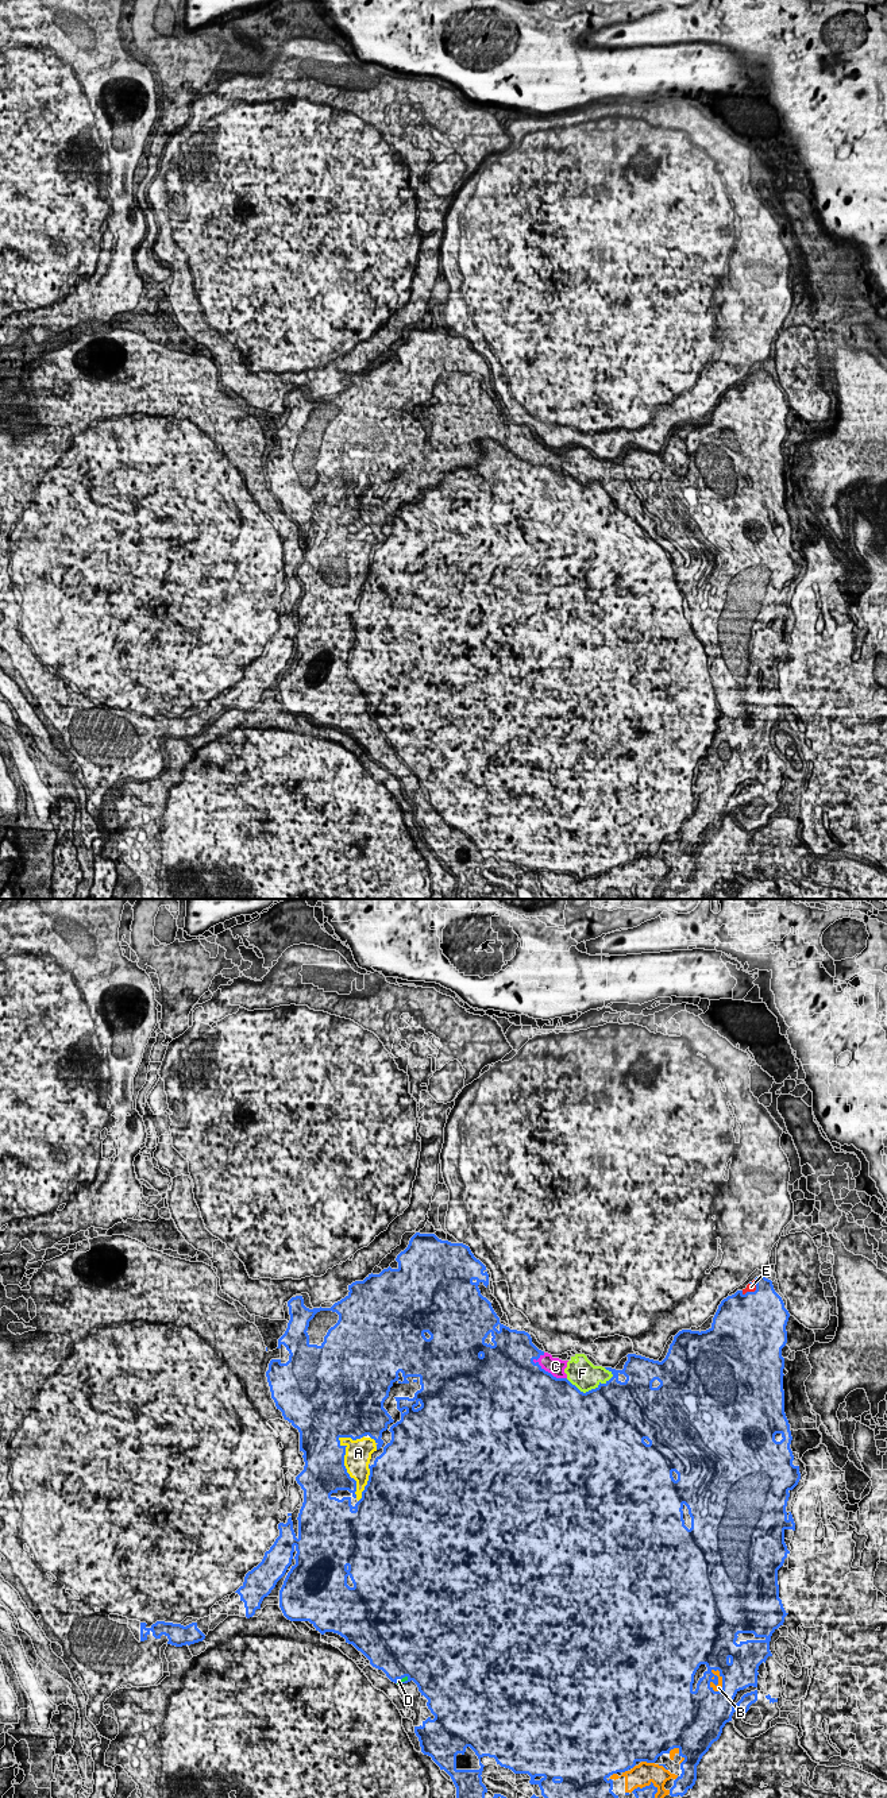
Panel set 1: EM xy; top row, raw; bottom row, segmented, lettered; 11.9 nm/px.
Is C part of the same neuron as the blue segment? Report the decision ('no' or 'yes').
yes

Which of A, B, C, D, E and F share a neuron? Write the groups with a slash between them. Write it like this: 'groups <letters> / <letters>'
groups A B C D E F

